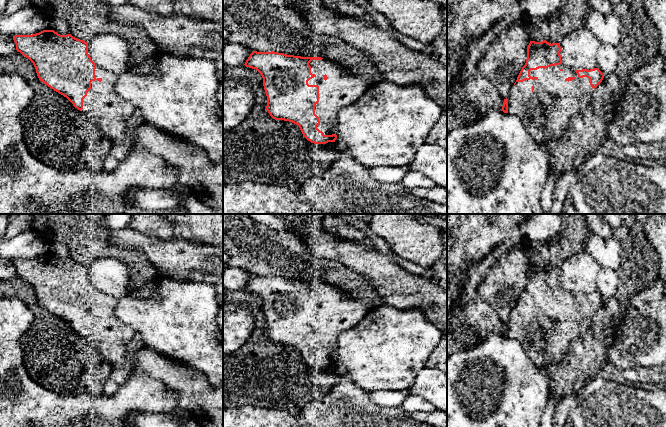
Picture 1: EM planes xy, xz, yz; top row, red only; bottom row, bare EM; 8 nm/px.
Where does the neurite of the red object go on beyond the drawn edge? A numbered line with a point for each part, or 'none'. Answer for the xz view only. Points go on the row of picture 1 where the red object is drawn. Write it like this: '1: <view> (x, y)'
1: xz (342, 88)

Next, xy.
1: xy (103, 104)

